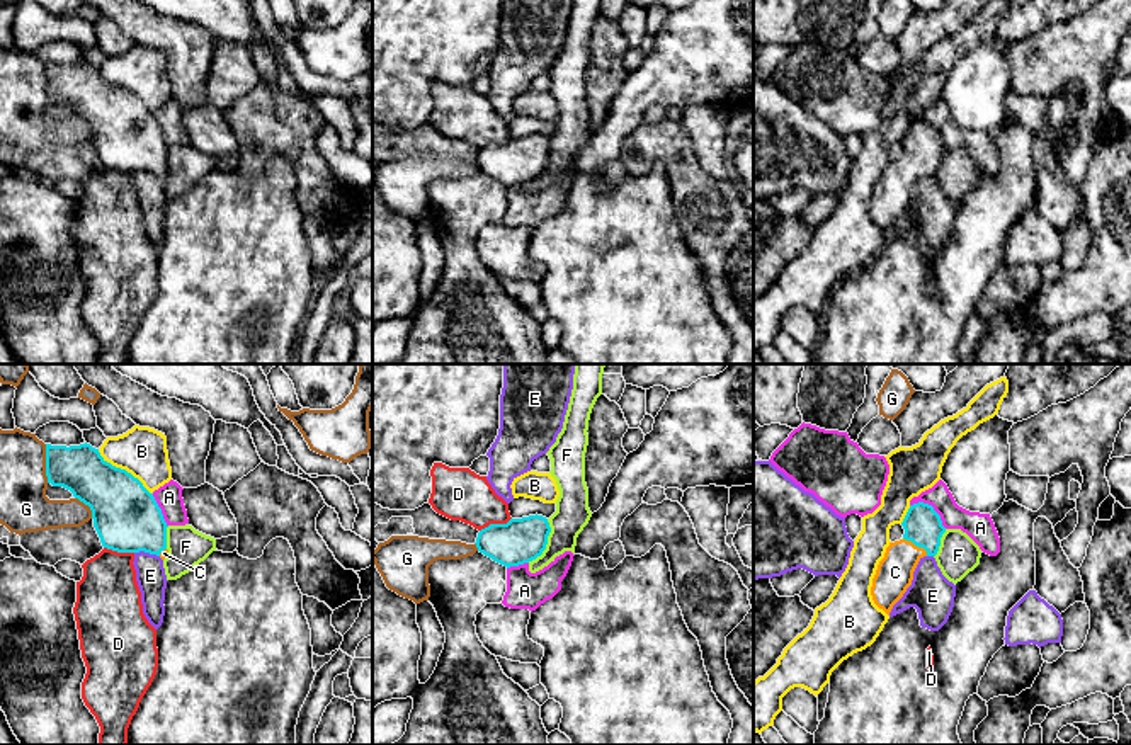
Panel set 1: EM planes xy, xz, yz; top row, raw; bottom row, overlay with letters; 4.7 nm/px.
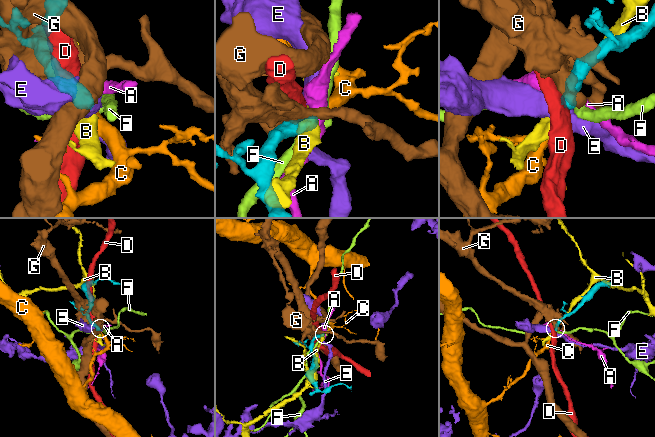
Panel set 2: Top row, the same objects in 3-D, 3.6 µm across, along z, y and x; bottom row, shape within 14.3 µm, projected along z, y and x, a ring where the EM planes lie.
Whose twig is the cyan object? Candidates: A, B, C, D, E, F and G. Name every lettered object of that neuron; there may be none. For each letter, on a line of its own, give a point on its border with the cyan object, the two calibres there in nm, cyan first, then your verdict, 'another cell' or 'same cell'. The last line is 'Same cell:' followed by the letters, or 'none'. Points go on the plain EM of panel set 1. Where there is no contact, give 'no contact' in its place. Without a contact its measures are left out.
A: yz (932, 126) | 180/140 nm | another cell
B: xy (125, 89) | 320/240 nm | another cell
C: yz (917, 164) | 180/180 nm | same cell
D: xz (495, 143) | 220/260 nm | another cell
E: xy (147, 170) | 320/140 nm | another cell
F: xz (546, 162) | 220/160 nm | another cell
G: xy (46, 82) | 220/240 nm | another cell
Same cell: C

